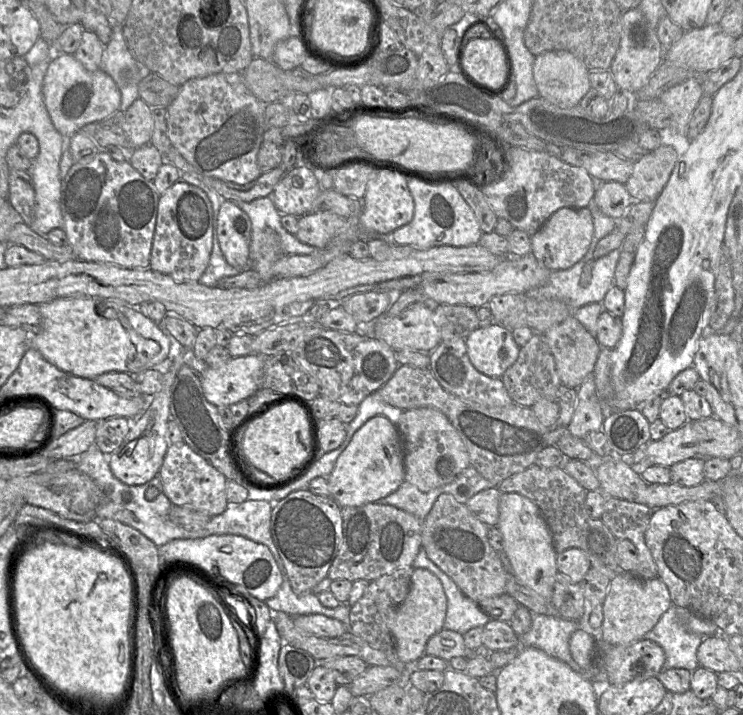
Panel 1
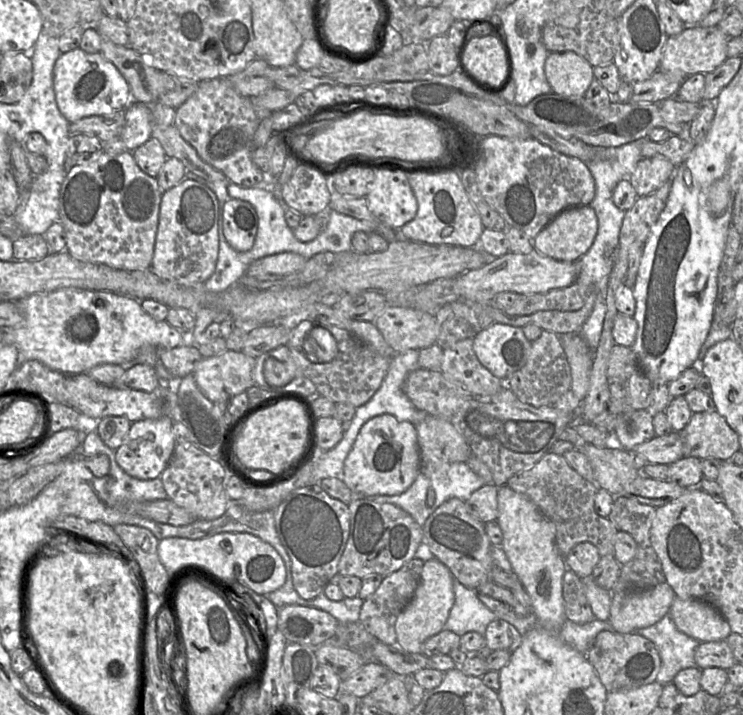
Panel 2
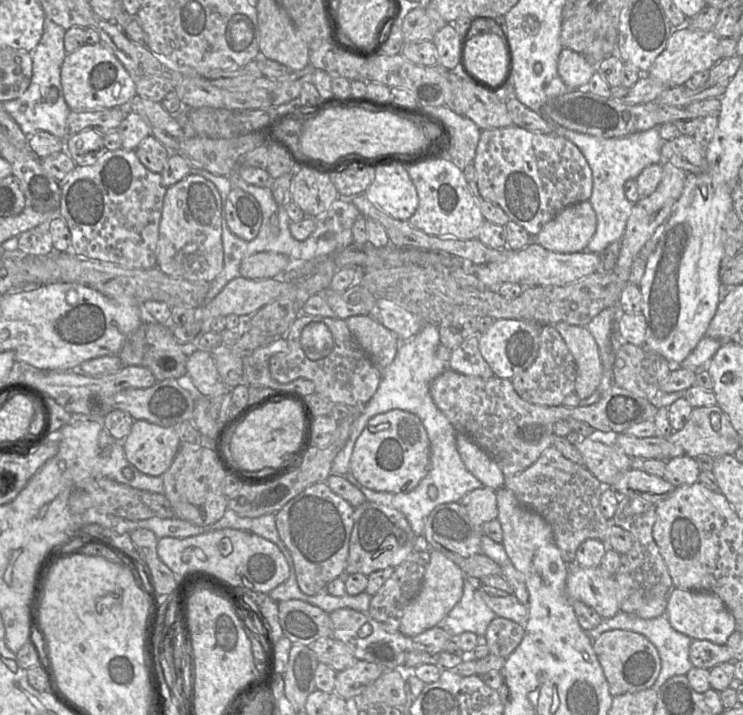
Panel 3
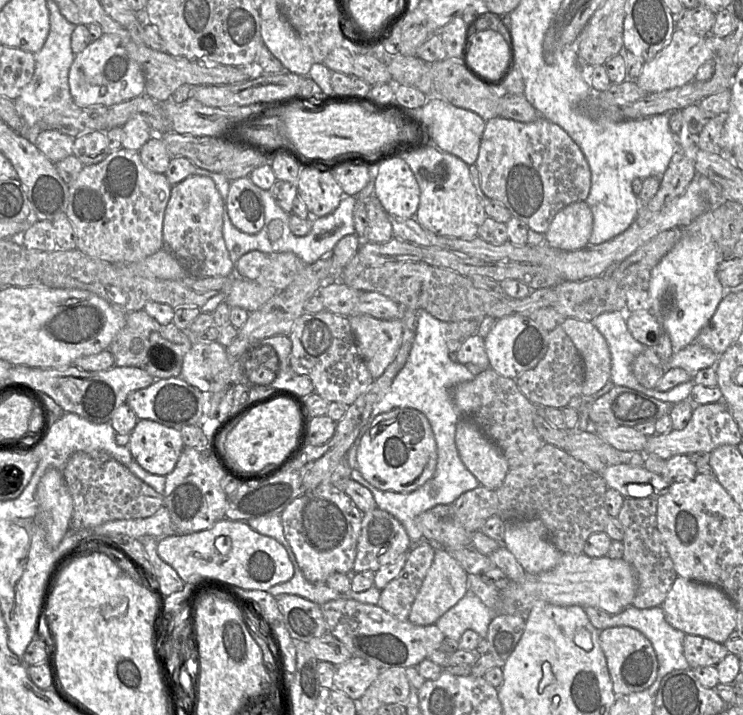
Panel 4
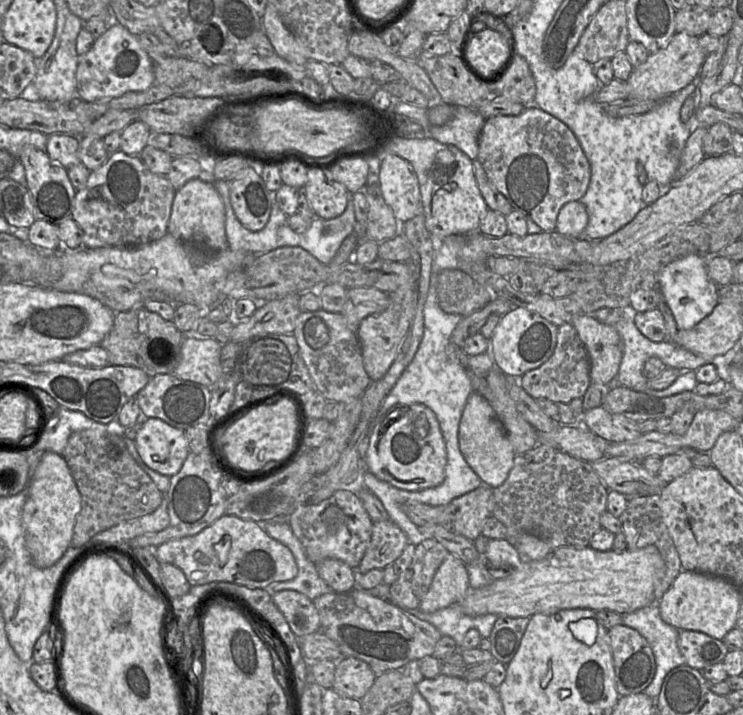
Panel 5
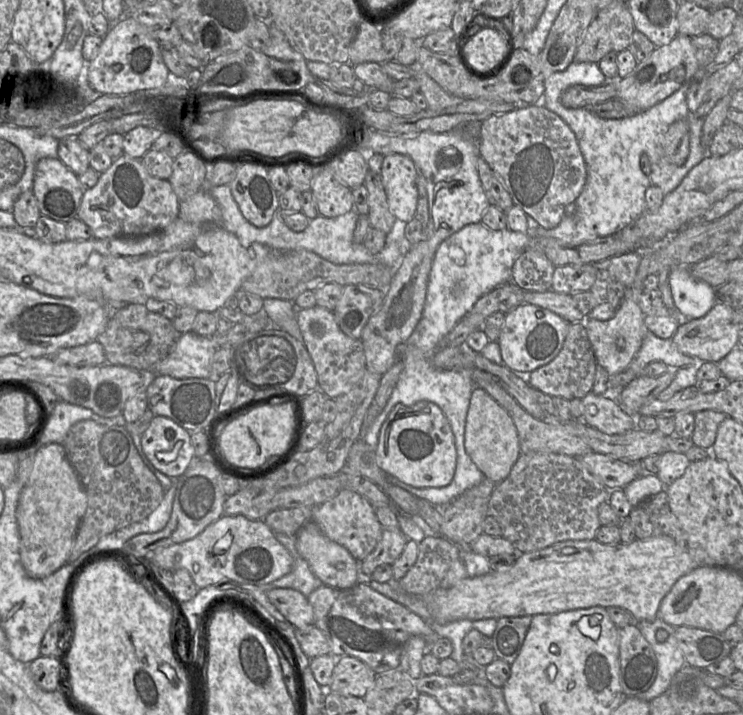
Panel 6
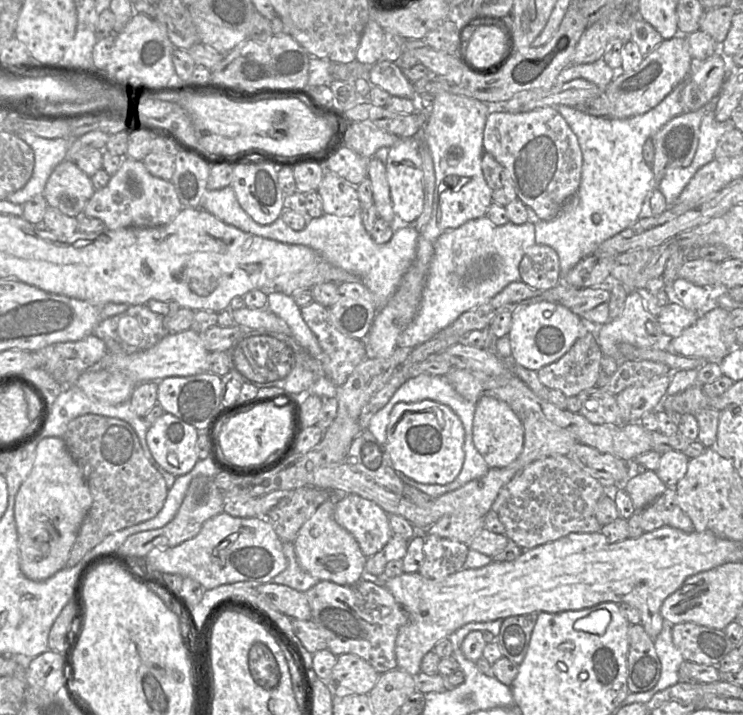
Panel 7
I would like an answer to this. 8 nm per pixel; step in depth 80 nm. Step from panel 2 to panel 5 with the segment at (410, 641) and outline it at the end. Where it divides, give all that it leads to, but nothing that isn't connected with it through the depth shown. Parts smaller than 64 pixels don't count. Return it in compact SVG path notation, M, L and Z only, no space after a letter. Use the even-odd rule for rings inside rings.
M449 553L436 571L418 609L425 613L434 613L458 604L467 594L469 587L466 565L460 558Z

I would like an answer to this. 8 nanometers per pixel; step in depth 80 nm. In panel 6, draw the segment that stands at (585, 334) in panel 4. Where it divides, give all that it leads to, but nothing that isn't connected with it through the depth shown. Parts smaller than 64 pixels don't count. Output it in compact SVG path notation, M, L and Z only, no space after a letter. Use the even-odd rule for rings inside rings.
M625 296L611 319L600 321L586 318L583 321L597 365L603 367L610 376L628 367L639 351L644 335L648 331L644 324L644 318L645 314L642 312L637 299Z

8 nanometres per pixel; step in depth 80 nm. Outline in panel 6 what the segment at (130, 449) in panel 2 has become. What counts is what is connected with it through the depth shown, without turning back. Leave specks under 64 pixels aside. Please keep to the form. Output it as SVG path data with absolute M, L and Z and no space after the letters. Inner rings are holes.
M154 416L141 435L142 449L161 473L179 478L195 457L190 432L164 416Z

